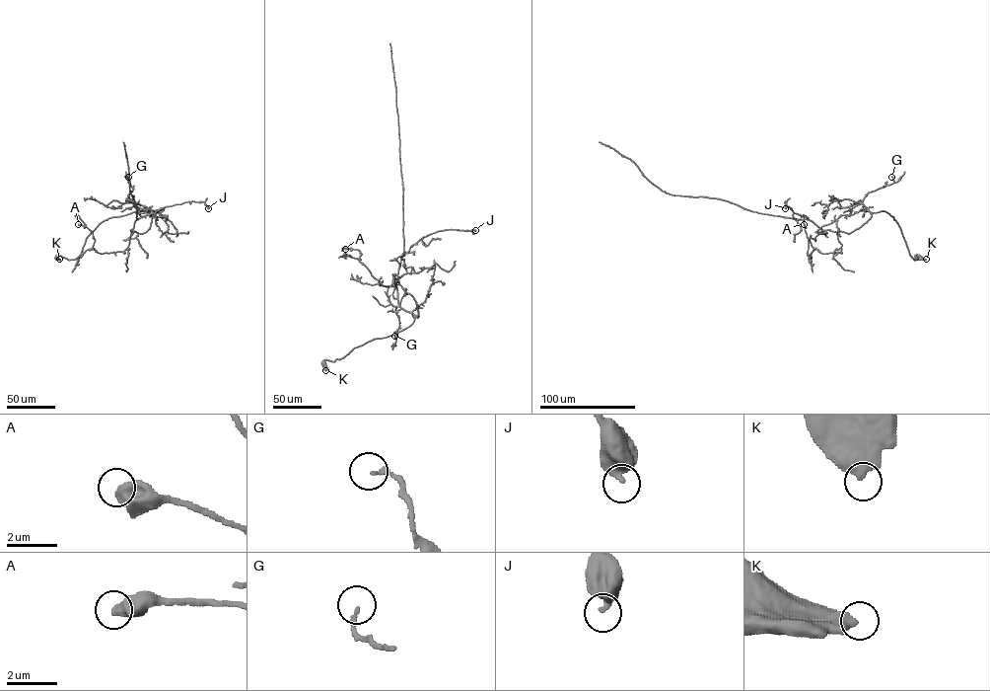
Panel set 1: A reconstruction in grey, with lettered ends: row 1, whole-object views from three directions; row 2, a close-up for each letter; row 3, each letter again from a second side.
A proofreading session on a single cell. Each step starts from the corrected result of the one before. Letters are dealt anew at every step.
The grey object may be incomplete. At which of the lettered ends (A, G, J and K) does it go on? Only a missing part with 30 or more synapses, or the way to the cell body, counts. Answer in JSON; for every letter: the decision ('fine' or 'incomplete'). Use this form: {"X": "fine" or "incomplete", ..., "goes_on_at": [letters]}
{"A": "fine", "G": "fine", "J": "fine", "K": "fine", "goes_on_at": []}

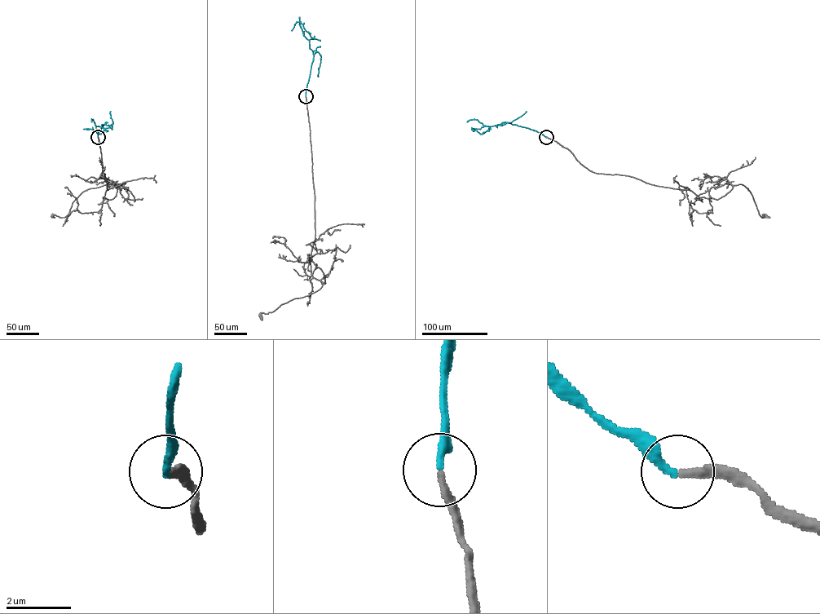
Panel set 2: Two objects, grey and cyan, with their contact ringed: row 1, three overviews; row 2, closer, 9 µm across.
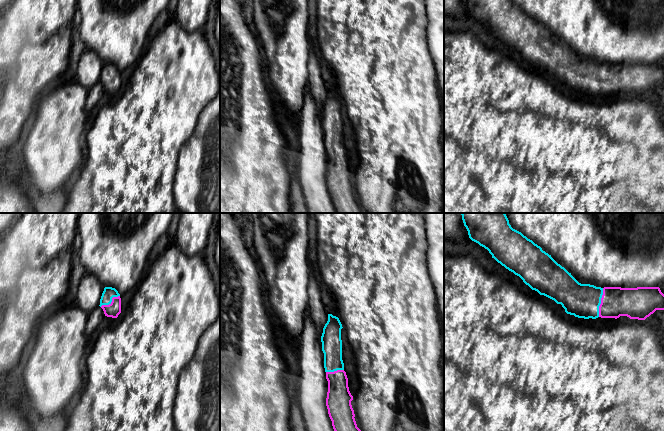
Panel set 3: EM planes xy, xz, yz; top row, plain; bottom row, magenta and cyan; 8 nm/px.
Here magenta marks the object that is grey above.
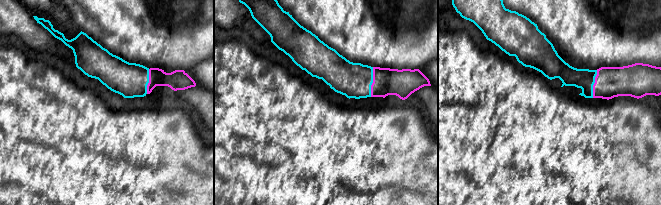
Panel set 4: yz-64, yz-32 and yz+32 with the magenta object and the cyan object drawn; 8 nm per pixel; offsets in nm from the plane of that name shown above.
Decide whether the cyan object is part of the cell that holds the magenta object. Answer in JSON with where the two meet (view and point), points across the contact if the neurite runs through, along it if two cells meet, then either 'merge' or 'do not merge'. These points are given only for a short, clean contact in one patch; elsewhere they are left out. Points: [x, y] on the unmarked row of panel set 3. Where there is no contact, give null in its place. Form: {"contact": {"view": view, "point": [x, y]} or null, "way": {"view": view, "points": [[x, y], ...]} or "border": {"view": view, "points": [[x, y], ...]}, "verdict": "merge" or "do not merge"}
{"contact": {"view": "yz", "point": [601, 78]}, "way": {"view": "yz", "points": [[632, 78], [601, 78], [581, 76]]}, "verdict": "merge"}

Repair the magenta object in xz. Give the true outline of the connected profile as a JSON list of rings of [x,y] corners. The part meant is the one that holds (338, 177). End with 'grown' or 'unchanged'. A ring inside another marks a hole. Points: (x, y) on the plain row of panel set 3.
[[[328,90],[321,112],[324,144],[328,157],[326,182],[337,213],[364,213],[357,203],[351,181],[353,172],[342,136],[342,100],[338,93]]] | grown

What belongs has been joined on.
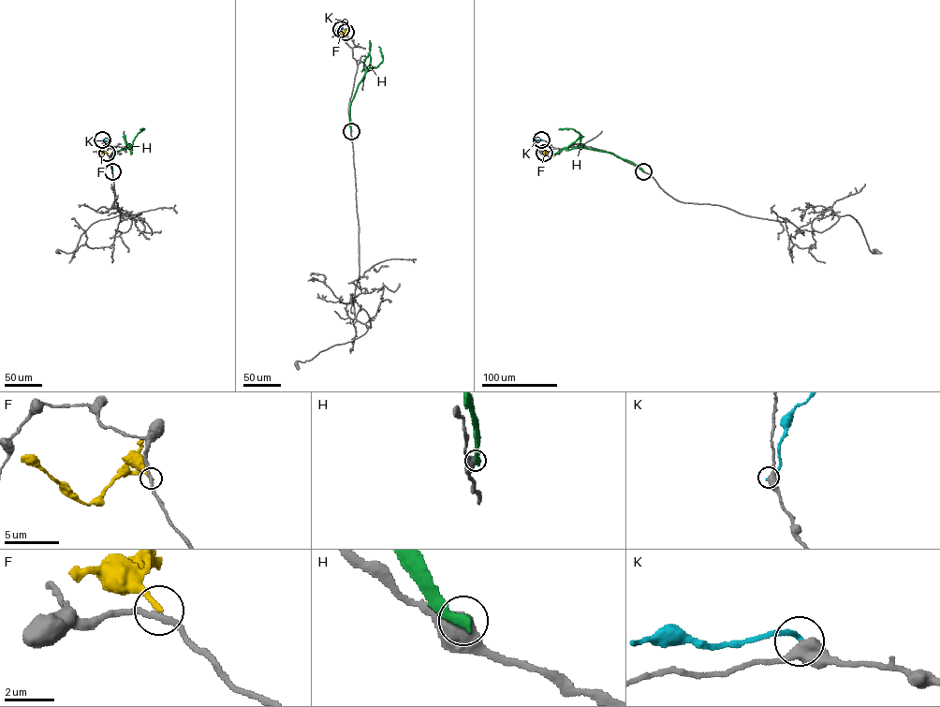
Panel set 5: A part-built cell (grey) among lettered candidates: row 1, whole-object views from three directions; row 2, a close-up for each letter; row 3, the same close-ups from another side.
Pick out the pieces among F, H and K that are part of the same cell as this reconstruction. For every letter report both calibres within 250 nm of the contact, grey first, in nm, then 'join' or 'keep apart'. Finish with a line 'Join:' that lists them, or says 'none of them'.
F: 240 nm thick on the grey side, 220 nm on the other; keep apart
H: 650 nm thick on the grey side, 480 nm on the other; keep apart
K: 480 nm thick on the grey side, 200 nm on the other; keep apart
Join: none of them

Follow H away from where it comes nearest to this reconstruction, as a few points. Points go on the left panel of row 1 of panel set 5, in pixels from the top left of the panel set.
H: (112, 171), (112, 154), (131, 146), (137, 134), (144, 128), (139, 129)

